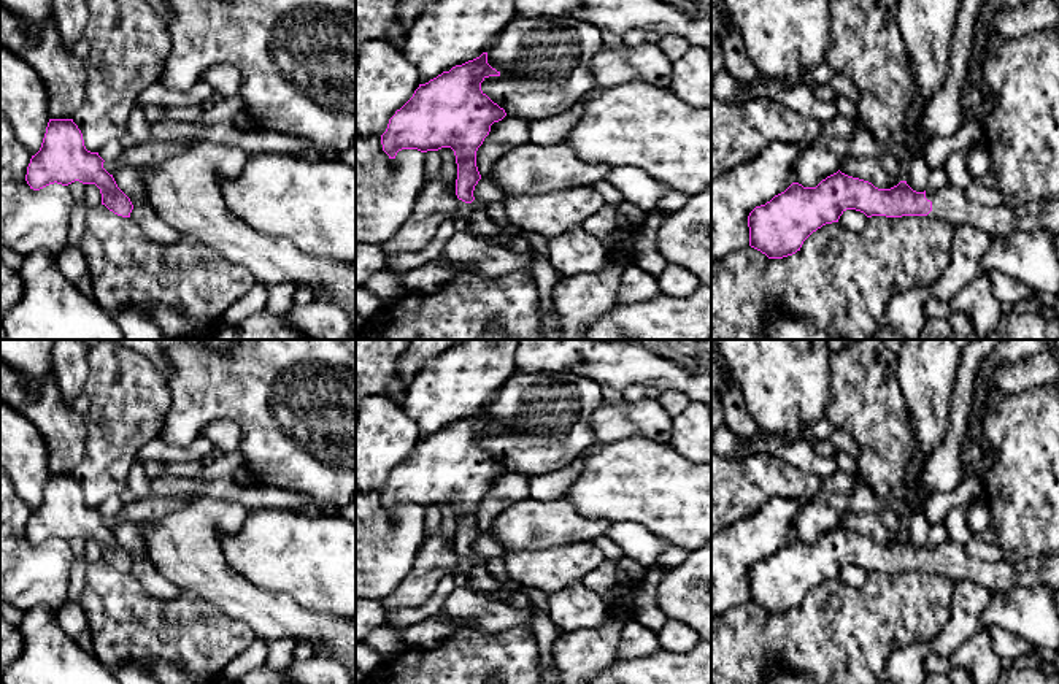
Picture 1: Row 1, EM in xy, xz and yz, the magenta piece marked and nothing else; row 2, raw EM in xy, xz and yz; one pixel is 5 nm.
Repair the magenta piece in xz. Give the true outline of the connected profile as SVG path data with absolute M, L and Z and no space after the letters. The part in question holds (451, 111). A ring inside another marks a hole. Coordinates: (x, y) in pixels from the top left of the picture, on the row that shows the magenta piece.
M483 52L429 83L419 84L413 97L389 119L387 129L381 135L383 151L389 159L395 159L402 149L427 152L451 148L457 163L456 195L459 200L472 203L475 186L481 179L476 151L489 135L491 125L506 116L505 110L481 90L481 83L489 76L500 76L500 71L487 63L487 52Z

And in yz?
M840 170L816 187L792 183L784 192L748 216L749 246L768 259L783 259L800 251L803 241L826 224L838 222L846 209L867 217L927 216L953 225L973 225L988 235L1007 236L1019 230L1059 233L1059 198L1011 208L989 208L967 198L964 189L913 190L907 181L891 189L848 176Z

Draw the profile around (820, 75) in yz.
M827 63L816 65L810 70L807 70L802 75L803 84L808 87L814 86L824 86L829 84L829 81L837 75L835 70L832 70Z

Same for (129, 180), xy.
M124 167L113 173L117 187L130 198L133 209L130 219L154 243L170 246L181 240L181 233L164 222L149 203L141 167Z

